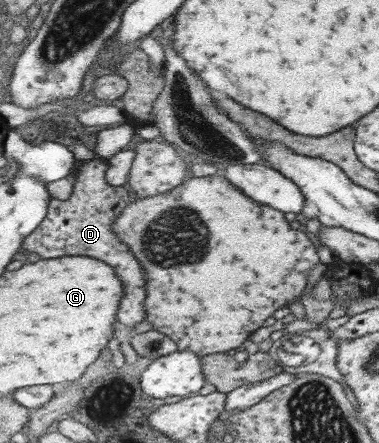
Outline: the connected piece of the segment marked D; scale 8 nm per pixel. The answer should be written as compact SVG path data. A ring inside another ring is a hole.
M101 159L88 160L79 163L72 170L72 174L76 176L75 186L71 198L67 200L51 199L48 208L48 216L45 218L41 226L37 228L32 235L29 235L24 242L24 248L30 253L35 252L43 259L59 259L64 256L90 256L99 260L105 260L107 264L111 264L117 274L121 276L123 284L125 284L125 300L121 302L121 316L119 320L127 326L137 326L143 323L147 316L145 310L145 300L147 300L147 288L145 288L145 278L143 278L143 270L139 260L135 258L133 252L129 252L131 248L127 243L121 240L114 228L115 221L118 216L129 206L131 196L127 192L126 186L113 186L107 180L107 171L109 170L109 161L106 163Z

